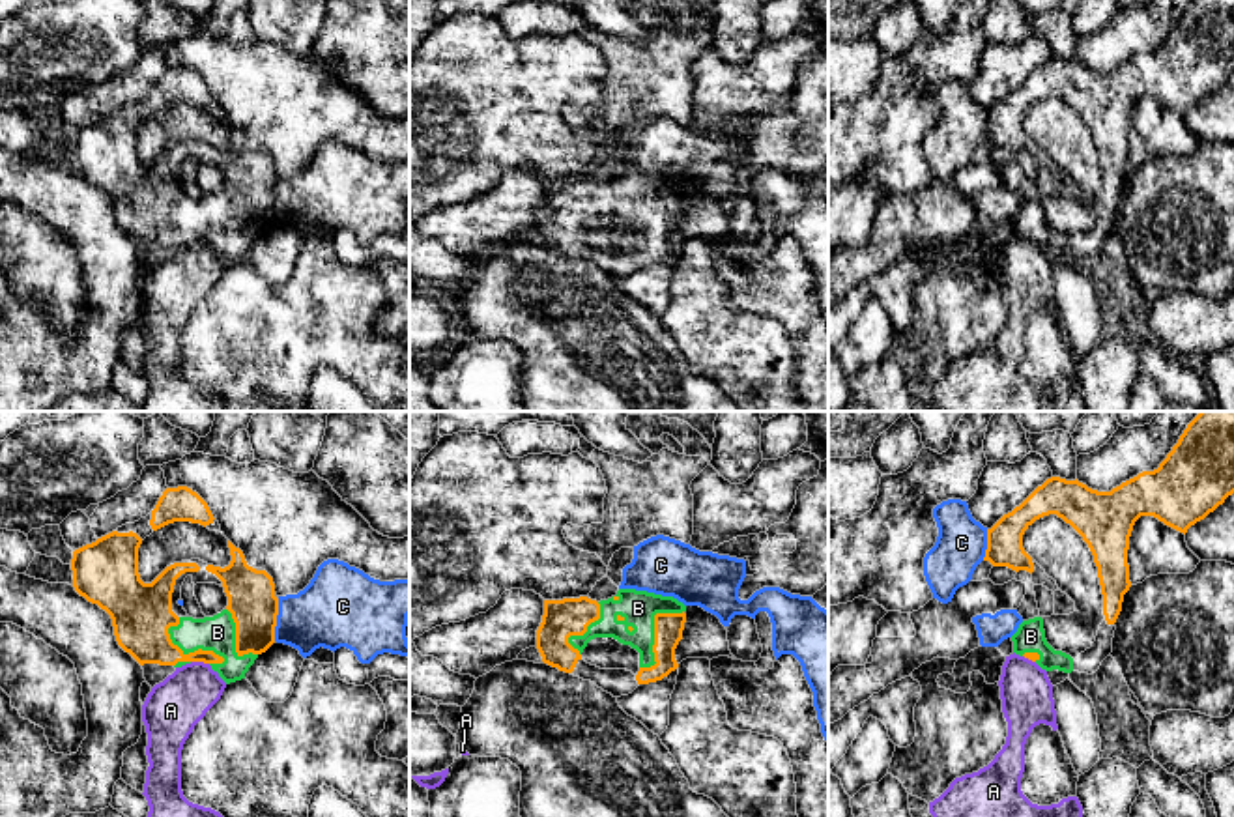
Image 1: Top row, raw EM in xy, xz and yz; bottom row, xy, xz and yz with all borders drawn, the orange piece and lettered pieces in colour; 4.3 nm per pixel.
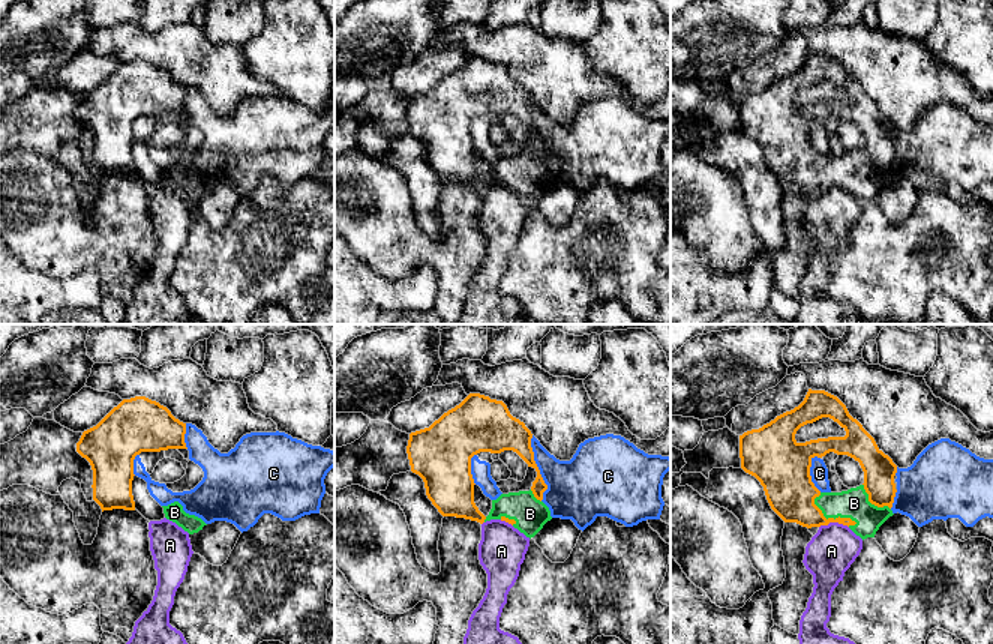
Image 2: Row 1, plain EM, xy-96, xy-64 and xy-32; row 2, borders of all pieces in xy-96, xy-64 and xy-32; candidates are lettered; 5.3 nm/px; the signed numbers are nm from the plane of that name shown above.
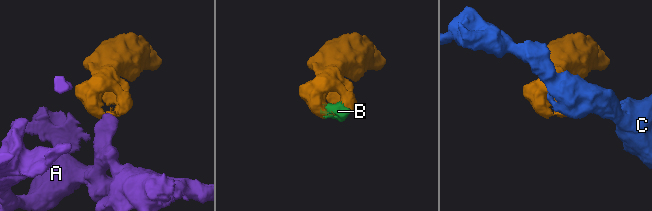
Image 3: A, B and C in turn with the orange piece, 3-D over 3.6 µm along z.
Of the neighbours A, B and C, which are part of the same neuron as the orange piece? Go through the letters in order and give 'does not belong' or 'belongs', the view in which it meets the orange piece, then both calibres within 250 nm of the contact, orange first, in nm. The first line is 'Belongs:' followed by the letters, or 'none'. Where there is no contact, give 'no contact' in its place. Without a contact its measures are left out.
Belongs: B
A: does not belong; meets orange in xy; 190 nm thick on the orange side, 240 nm on the other
B: belongs; meets orange in xy; 240 nm thick on the orange side, 150 nm on the other
C: does not belong; meets orange in xy; 200 nm thick on the orange side, 320 nm on the other

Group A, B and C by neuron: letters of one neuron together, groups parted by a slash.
A / B / C

